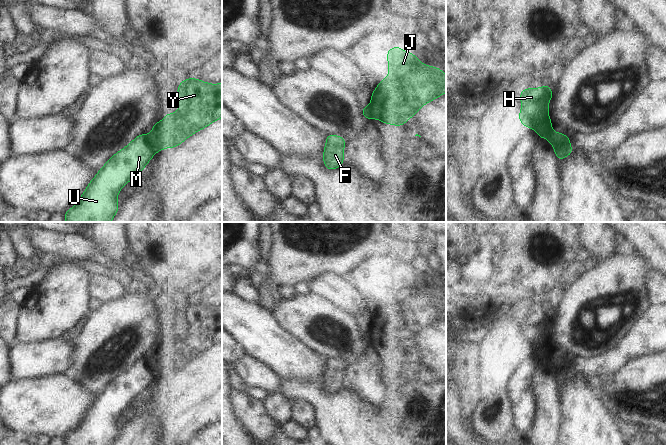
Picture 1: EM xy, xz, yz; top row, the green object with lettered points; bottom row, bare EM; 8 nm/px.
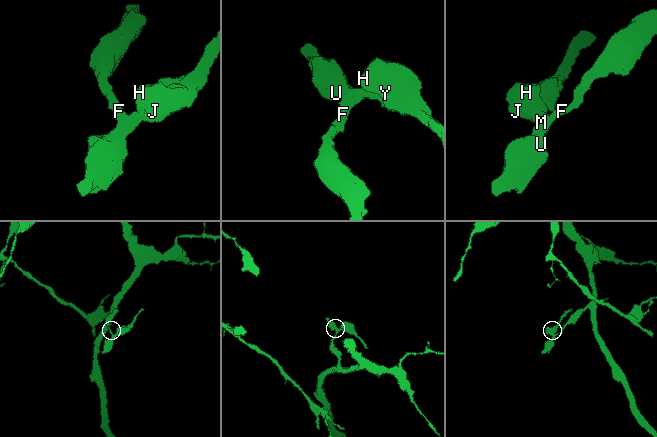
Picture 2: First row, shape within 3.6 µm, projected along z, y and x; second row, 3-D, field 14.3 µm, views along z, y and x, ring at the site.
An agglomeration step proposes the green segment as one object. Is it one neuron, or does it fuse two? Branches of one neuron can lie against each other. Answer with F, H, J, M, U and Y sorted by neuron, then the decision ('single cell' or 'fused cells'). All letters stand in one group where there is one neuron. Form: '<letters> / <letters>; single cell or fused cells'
F M U / H J Y; fused cells

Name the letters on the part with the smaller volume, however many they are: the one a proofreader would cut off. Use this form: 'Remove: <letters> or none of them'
Remove: H, J, Y

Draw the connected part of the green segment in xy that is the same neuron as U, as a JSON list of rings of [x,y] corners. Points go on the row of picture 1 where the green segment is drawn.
[[[140,134],[126,147],[114,154],[89,182],[76,205],[64,213],[65,222],[111,222],[119,210],[117,196],[122,187],[129,181],[134,180],[156,154],[156,152],[151,148],[151,144],[152,138],[150,134]]]

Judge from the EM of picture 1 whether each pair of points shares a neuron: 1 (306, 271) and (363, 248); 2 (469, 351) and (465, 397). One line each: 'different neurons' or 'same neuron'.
1: same neuron
2: same neuron

